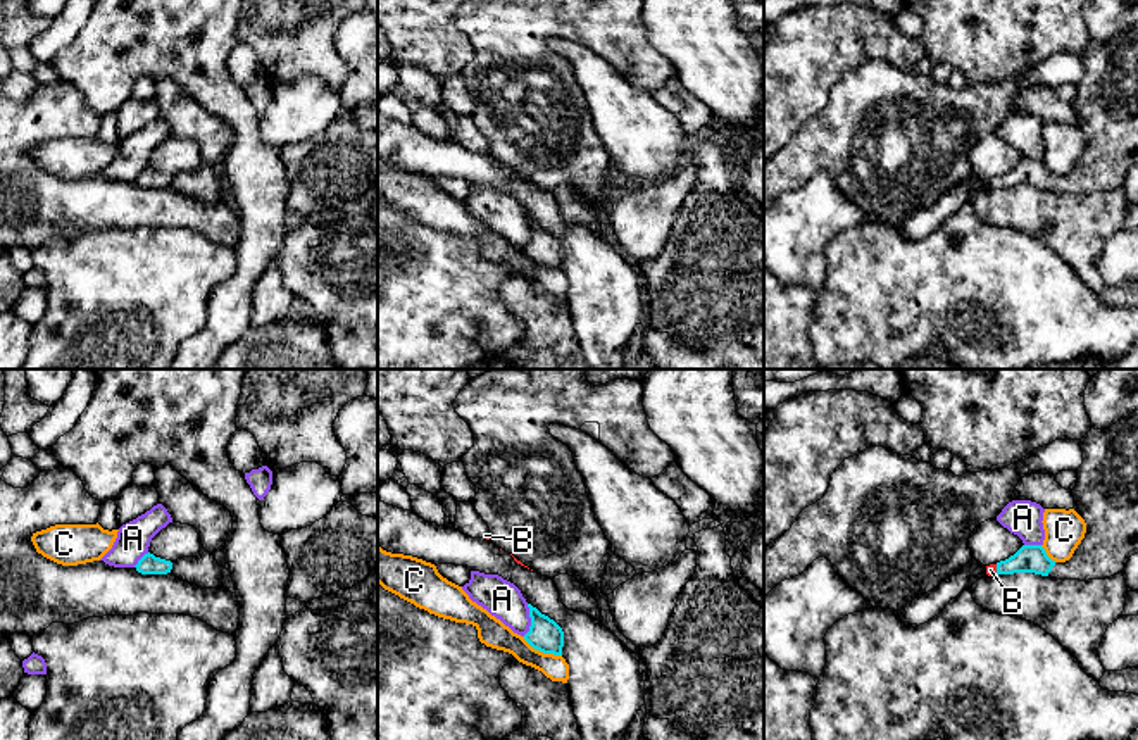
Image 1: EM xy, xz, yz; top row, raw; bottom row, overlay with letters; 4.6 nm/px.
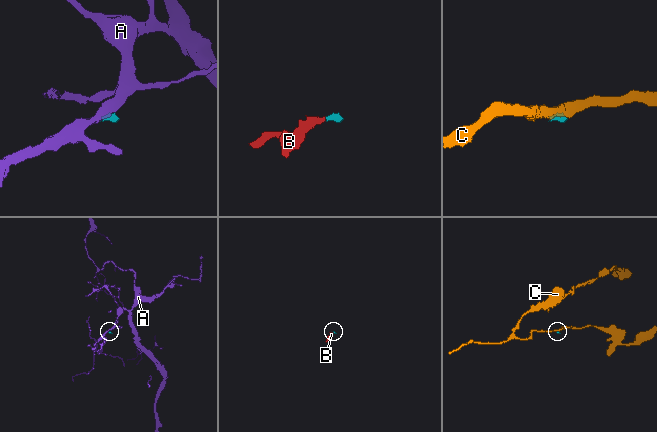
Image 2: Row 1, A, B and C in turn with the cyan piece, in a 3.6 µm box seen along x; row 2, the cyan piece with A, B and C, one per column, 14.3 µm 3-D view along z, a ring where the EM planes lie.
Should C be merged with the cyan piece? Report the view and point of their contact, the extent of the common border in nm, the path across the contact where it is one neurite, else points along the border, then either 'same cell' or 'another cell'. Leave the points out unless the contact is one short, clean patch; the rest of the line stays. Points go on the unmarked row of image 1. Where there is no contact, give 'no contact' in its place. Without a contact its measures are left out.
contact xz (542, 264); length 200 nm; border xz (523, 250), (533, 261), (561, 269); another cell

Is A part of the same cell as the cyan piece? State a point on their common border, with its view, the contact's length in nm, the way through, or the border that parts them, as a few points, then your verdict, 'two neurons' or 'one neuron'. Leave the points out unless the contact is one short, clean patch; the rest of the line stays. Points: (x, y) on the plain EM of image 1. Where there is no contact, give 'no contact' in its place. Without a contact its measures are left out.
contact xz (531, 233); length 150 nm; border xz (528, 218), (530, 242), (523, 249); two neurons

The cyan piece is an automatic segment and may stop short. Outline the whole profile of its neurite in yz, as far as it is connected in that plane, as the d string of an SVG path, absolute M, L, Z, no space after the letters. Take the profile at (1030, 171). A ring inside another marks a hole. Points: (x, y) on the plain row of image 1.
M1138 24L1109 43L1091 41L1081 52L1083 78L1076 83L1074 124L1085 133L1086 147L1072 171L1052 174L1041 159L1022 159L1014 169L986 179L986 188L1035 186L1057 193L1105 193L1122 186L1138 167Z

